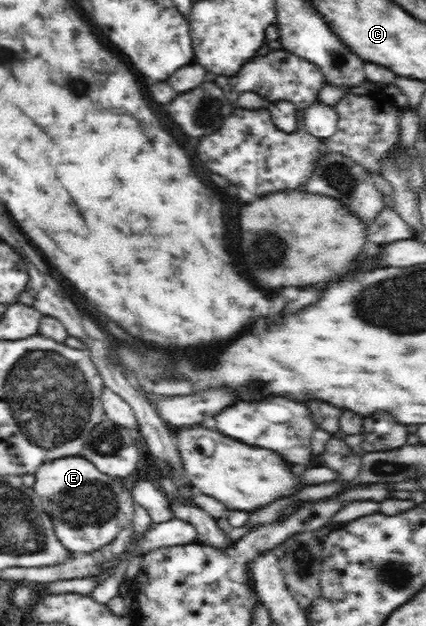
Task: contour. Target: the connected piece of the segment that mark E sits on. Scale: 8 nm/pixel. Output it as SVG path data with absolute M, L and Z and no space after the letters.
M80 456L46 462L42 468L38 468L35 472L33 489L40 498L44 511L51 519L58 540L72 553L90 553L110 544L123 528L130 526L137 506L133 502L130 491L122 485L122 479L100 472L100 469L96 468L92 461L80 458Z

